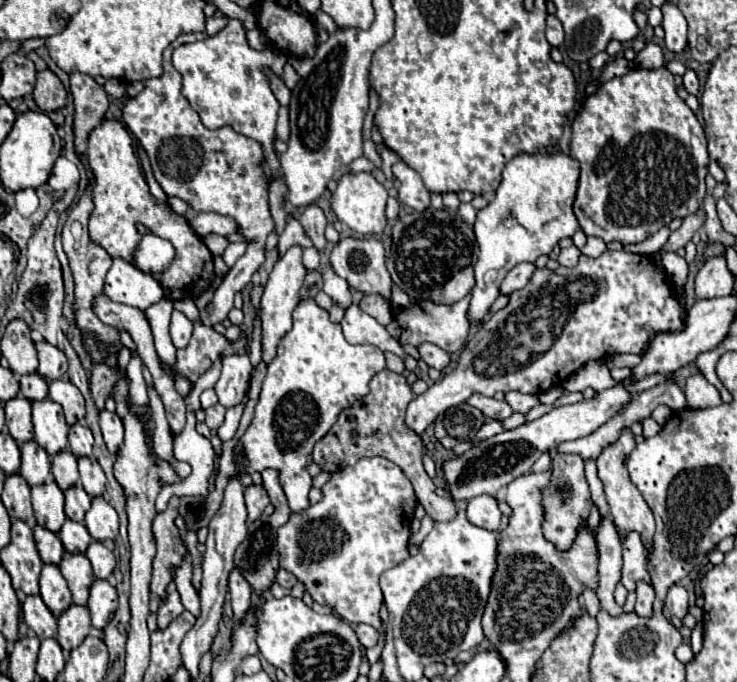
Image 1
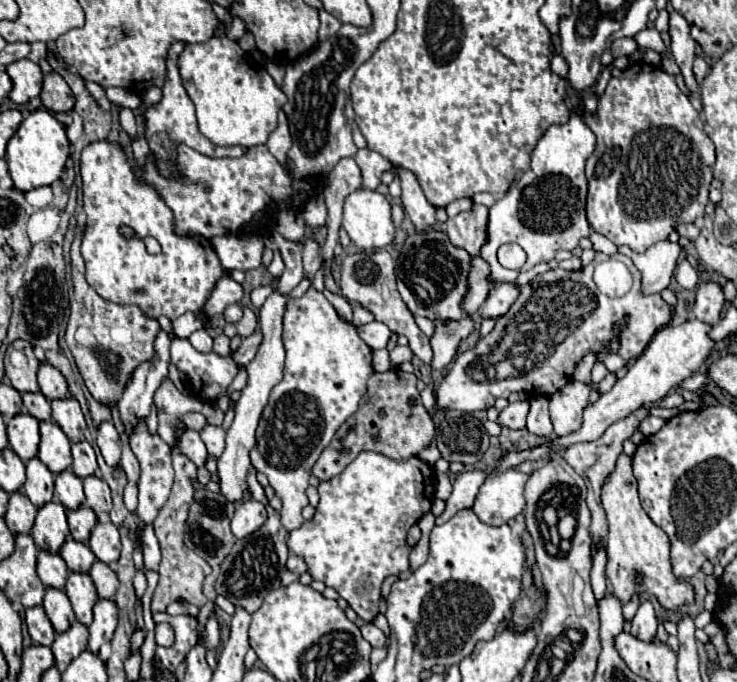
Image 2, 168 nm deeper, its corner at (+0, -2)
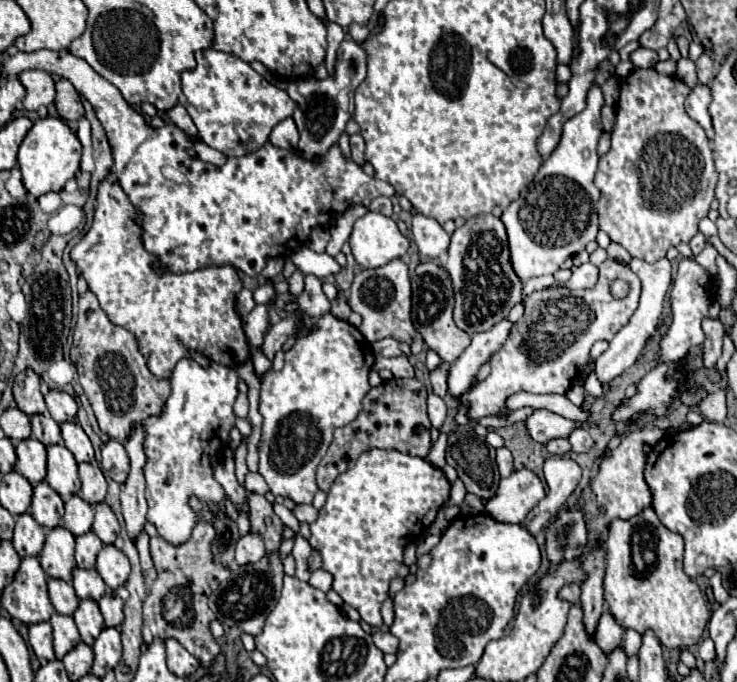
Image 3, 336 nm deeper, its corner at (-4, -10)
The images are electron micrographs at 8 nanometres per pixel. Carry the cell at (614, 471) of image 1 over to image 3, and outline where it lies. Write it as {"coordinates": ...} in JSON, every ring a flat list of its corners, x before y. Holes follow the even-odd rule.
{"coordinates":[[644,508,628,520,612,520,604,544,608,552,604,598,616,622,636,632,650,628,668,648,696,644,710,620,710,612,700,586,682,570,682,538,666,530,652,508]]}

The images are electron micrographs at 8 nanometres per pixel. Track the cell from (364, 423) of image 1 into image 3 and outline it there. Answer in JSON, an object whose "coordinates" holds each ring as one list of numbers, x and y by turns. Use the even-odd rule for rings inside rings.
{"coordinates":[[416,378,412,380,388,380,376,388,372,388,366,398,364,398,364,410,362,414,350,422,350,426,342,426,334,432,334,442,330,444,328,454,322,458,318,472,316,472,316,482,318,488,328,492,332,482,350,470,358,456,366,450,372,448,392,448,410,456,426,458,432,440,430,440,430,418,426,414,426,388,422,382]]}

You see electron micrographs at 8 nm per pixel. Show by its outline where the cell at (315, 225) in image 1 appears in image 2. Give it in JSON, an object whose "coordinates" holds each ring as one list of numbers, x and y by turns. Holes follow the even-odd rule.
{"coordinates":[[314,240,304,242,304,276,308,280,314,280,316,272,320,270,320,246]]}

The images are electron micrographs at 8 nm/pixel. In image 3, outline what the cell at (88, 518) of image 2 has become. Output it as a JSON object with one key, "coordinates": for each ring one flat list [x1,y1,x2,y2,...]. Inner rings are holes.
{"coordinates":[[94,530,78,536,76,538,76,564,82,568,92,568,96,564,96,554,100,548,102,548,102,542,94,534]]}

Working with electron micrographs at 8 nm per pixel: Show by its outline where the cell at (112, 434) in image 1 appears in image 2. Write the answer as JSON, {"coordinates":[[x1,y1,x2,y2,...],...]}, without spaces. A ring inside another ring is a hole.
{"coordinates":[[102,422,98,428,98,440,96,440,104,462,108,466,118,466,120,464,120,456,122,456,122,444,120,444,120,434,114,428,112,422]]}

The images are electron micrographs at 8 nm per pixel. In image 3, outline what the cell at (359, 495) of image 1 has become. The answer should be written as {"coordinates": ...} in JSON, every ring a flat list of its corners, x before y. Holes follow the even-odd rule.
{"coordinates":[[368,450,356,466,346,470,332,484,326,504,320,508,318,520,310,526,310,546,322,556,322,570,334,576,332,588,342,600,354,606,364,622,372,628,382,626,380,606,388,598,388,586,394,578,406,578,408,566,404,564,404,550,410,542,420,538,434,522,438,508,442,508,450,494,450,482,440,468,434,468,422,458,402,454,398,450]]}

